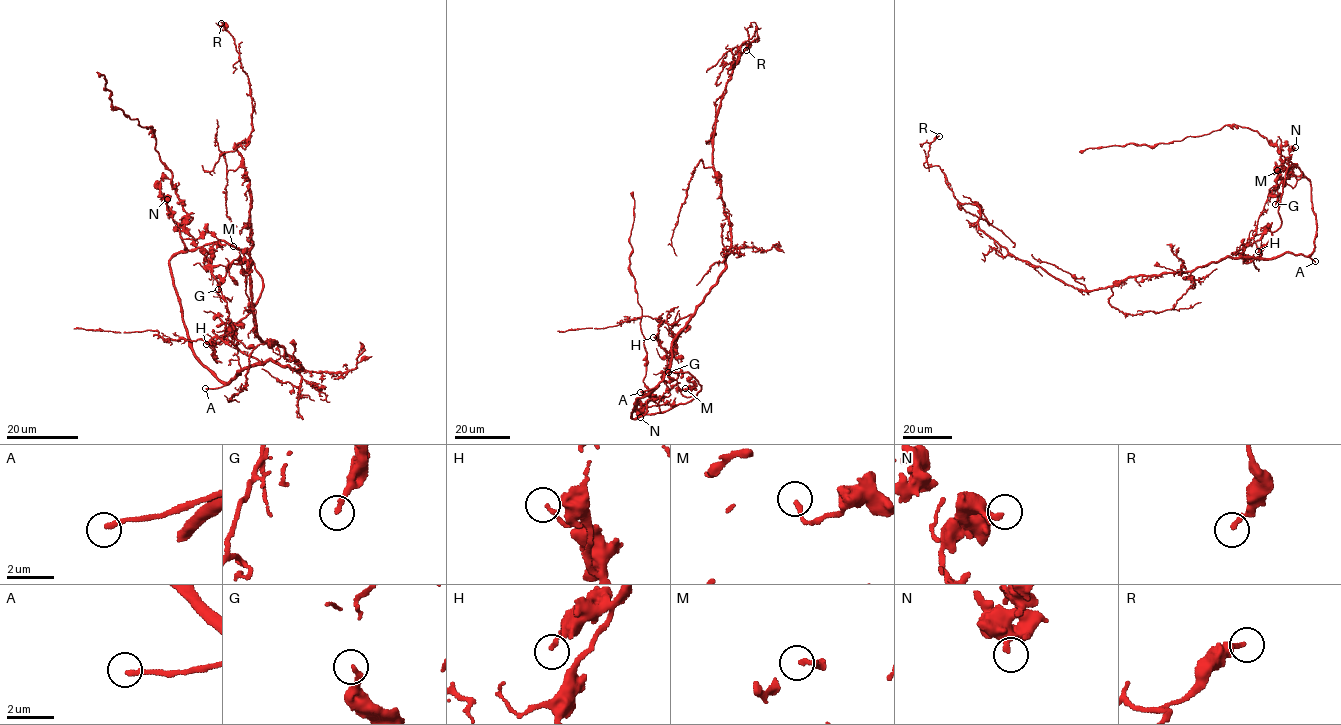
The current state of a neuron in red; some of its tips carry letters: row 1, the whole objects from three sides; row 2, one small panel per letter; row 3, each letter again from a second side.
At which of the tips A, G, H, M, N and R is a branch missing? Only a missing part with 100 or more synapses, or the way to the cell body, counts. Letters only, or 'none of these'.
A

